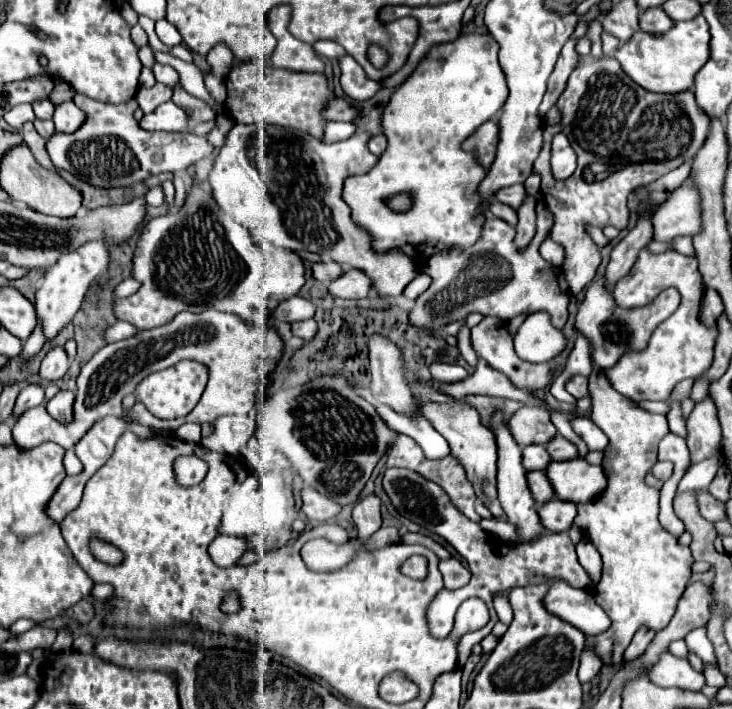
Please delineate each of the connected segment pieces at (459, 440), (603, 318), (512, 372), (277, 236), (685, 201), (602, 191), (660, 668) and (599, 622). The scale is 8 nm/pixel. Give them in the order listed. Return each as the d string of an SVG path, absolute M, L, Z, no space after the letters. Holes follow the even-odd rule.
M413 376L409 380L413 396L417 396L419 400L423 400L423 412L425 412L425 416L435 426L435 430L441 432L447 438L447 442L451 446L451 454L465 468L465 474L467 474L469 482L473 484L477 498L493 512L495 518L501 518L503 516L503 508L501 508L501 504L497 500L497 486L495 486L497 444L495 444L493 432L479 422L477 412L467 402L463 402L463 400L451 400L449 396L439 396L439 392L431 392L431 388L423 388L423 384L415 384L415 380L419 380L419 378L421 376Z
M595 280L595 282L589 284L589 288L585 292L585 300L579 306L575 326L593 344L591 356L593 356L595 364L607 370L607 368L615 366L617 360L625 352L641 352L641 350L645 350L653 330L677 310L679 300L681 300L681 294L675 288L669 288L669 290L663 290L653 302L649 302L645 306L621 308L621 306L615 304L613 290L605 284L605 280Z
M487 316L481 324L477 324L475 328L471 328L471 344L473 344L475 352L477 352L477 358L487 360L487 364L491 364L495 370L503 372L511 380L511 384L515 388L519 388L519 390L527 390L527 392L543 390L545 386L551 384L551 378L553 378L555 370L557 370L557 364L555 362L529 364L529 362L519 360L519 356L513 350L513 338L509 334L507 322L495 318L495 316Z
M235 124L227 134L225 146L217 154L209 172L211 194L225 214L229 214L235 222L251 232L257 244L261 244L261 240L267 240L273 246L293 252L329 250L329 256L337 264L367 272L367 276L371 276L373 280L373 290L377 290L379 296L401 294L405 286L419 274L417 264L397 248L393 248L391 252L375 252L371 244L371 234L353 222L351 208L343 200L345 178L367 174L377 164L377 156L371 154L367 148L369 138L371 132L355 132L349 140L325 144L305 132L291 128L265 124L259 126L259 130L251 130L247 124Z
M691 176L659 206L655 212L655 234L653 240L667 242L677 236L697 236L701 232L701 206L695 180Z
M579 58L577 68L569 76L567 88L561 94L557 106L563 112L563 118L559 124L545 126L543 130L543 148L533 162L533 172L541 176L541 192L545 198L547 208L551 210L555 224L551 228L551 240L559 242L565 248L565 262L563 262L563 272L569 282L571 294L579 294L595 276L597 266L601 262L599 248L591 240L591 236L585 232L585 224L593 226L615 226L619 230L627 228L629 222L629 208L627 208L627 196L633 192L637 186L647 186L655 180L659 180L663 174L669 170L675 170L681 166L685 160L691 162L703 142L709 136L711 122L699 108L695 108L695 98L693 92L681 92L681 94L653 94L635 84L623 70L621 64L615 58ZM561 132L569 138L571 146L577 152L577 170L573 172L571 178L565 180L555 180L551 174L549 166L549 152L551 152L551 138Z
M665 652L653 666L649 680L663 688L681 688L689 692L701 692L705 686L703 674L695 672L687 660L677 658L669 652Z
M549 582L545 606L555 616L579 628L585 636L597 636L611 626L609 616L599 608L587 590L571 588L563 582Z

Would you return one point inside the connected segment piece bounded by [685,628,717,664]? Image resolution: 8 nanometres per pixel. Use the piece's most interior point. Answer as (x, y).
(697, 642)

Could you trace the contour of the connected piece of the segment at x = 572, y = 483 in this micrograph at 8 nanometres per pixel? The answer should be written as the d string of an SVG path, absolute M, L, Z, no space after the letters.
M583 458L567 462L551 462L545 470L557 498L583 504L595 500L605 488L605 474L601 466L593 466Z

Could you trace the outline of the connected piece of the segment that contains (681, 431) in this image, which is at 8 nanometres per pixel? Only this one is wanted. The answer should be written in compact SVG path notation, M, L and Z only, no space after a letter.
M673 402L671 404L671 412L667 414L669 420L669 430L675 432L681 438L687 438L687 420L683 418L683 410L681 410L681 402Z

